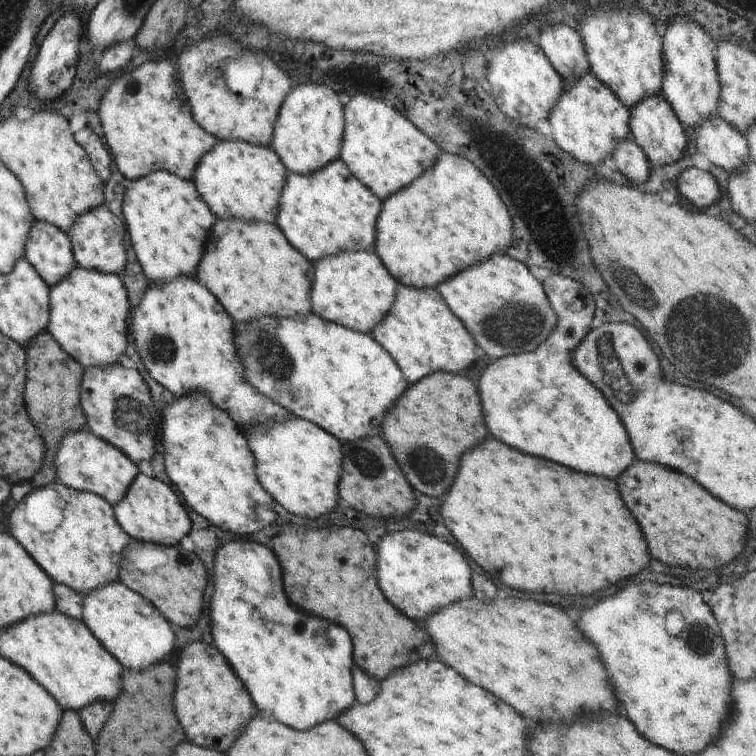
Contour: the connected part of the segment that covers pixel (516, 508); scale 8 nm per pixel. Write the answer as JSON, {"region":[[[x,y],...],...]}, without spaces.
{"region":[[[494,438],[464,456],[440,514],[458,544],[490,578],[498,578],[502,584],[518,590],[590,596],[642,572],[650,562],[646,540],[624,506],[616,482],[522,454]]]}

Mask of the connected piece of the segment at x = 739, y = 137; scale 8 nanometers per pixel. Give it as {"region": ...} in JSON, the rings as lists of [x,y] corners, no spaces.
{"region":[[[717,116],[706,119],[699,127],[697,149],[711,164],[728,174],[744,170],[751,160],[746,137],[730,123]]]}

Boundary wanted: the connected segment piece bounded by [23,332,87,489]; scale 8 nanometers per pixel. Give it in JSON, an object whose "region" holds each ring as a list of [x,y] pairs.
{"region":[[[48,332],[41,333],[31,345],[24,347],[26,353],[26,384],[23,399],[30,420],[36,425],[45,444],[45,457],[38,472],[31,478],[34,489],[58,482],[55,458],[63,436],[69,431],[86,430],[87,418],[81,407],[79,392],[84,367],[74,360]]]}

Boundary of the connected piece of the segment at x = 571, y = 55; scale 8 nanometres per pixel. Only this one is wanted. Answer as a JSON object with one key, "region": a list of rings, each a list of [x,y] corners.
{"region":[[[568,25],[544,26],[538,46],[548,57],[555,71],[566,81],[580,79],[590,70],[581,36]]]}

